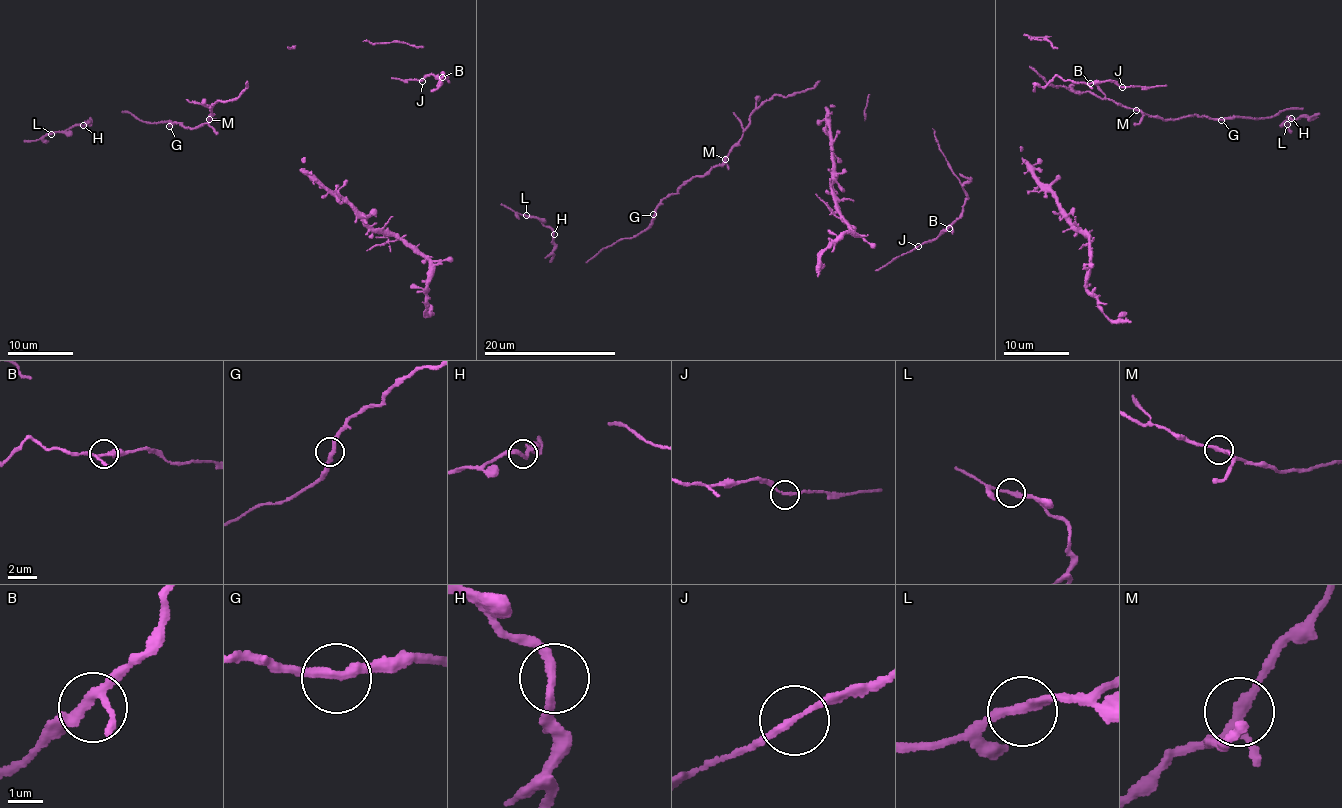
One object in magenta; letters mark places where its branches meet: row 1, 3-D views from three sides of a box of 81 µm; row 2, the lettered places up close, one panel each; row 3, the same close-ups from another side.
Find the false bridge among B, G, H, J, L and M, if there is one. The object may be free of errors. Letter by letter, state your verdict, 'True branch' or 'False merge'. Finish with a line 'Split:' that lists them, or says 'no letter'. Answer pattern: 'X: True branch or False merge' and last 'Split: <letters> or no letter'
B: True branch
G: True branch
H: True branch
J: True branch
L: True branch
M: False merge
Split: M

